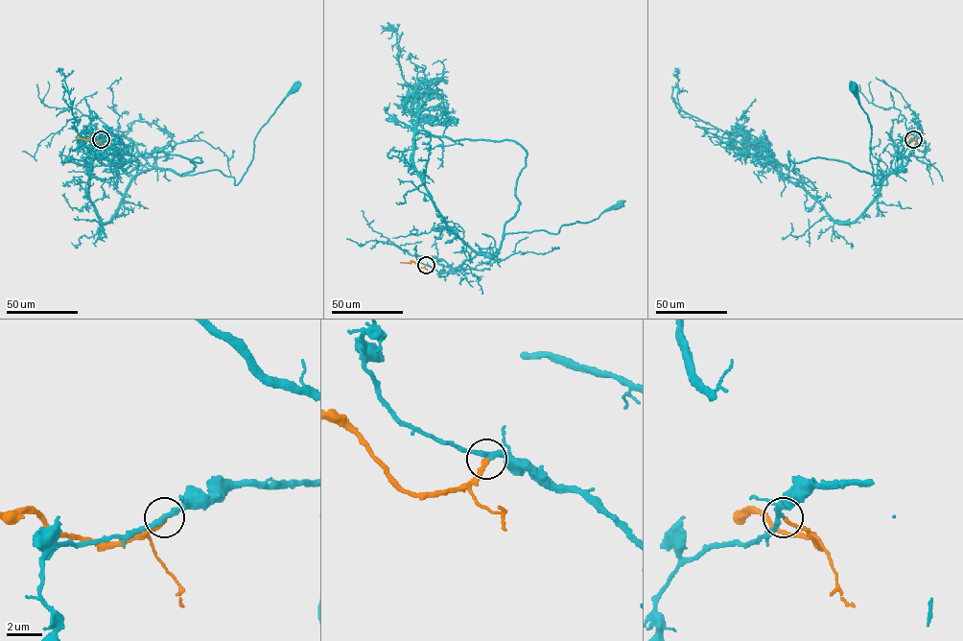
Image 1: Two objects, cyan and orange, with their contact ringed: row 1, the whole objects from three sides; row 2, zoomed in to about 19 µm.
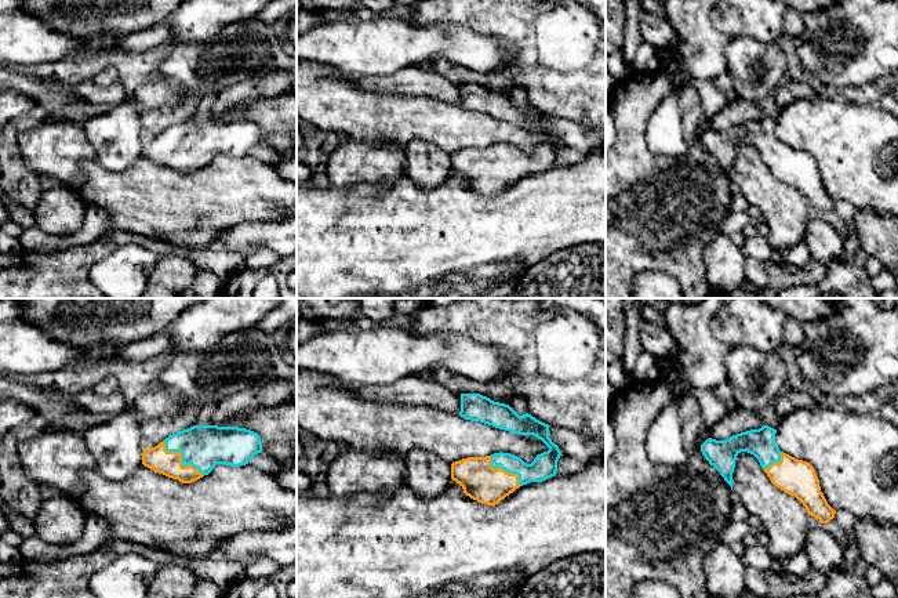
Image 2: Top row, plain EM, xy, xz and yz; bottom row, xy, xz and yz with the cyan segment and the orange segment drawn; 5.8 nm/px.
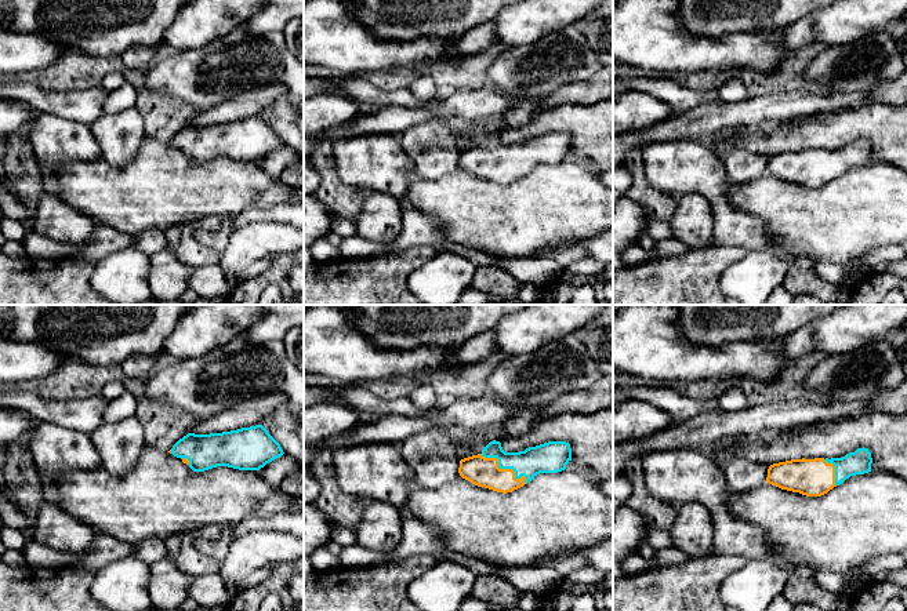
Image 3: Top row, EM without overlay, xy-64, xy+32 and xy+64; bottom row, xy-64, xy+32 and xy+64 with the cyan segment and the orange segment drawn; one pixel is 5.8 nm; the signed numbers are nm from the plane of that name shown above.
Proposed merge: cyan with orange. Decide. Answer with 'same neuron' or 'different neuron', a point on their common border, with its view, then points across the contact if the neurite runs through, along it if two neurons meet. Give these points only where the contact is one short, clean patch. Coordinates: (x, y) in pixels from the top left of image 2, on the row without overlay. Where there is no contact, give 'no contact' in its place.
same neuron; meets cyan in xy at (182, 148); runs through xy (203, 137), (182, 148), (174, 148), (168, 153)

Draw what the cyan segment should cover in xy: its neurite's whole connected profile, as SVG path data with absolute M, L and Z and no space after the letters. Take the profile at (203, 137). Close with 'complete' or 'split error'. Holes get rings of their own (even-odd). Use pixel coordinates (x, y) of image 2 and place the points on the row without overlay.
M193 116L170 126L154 138L143 139L142 155L182 174L192 174L208 166L217 155L246 156L261 142L262 133L254 122L239 117Z; split error

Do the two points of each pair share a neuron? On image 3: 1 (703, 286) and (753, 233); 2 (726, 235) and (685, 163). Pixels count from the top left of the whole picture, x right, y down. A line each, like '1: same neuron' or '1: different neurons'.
1: different neurons
2: same neuron

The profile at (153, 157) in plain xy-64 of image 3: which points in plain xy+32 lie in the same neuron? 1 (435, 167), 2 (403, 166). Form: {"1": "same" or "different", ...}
{"1": "different", "2": "different"}

